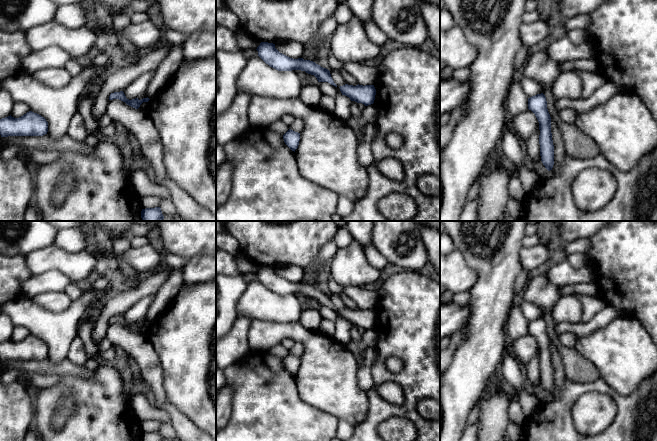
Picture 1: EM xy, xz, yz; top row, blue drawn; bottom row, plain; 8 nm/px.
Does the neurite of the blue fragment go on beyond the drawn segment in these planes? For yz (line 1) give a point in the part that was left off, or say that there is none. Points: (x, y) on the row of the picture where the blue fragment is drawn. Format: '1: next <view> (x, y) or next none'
1: next none

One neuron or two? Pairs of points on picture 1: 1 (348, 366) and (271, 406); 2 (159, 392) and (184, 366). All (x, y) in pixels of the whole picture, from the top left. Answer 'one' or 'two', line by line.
1: two
2: two

